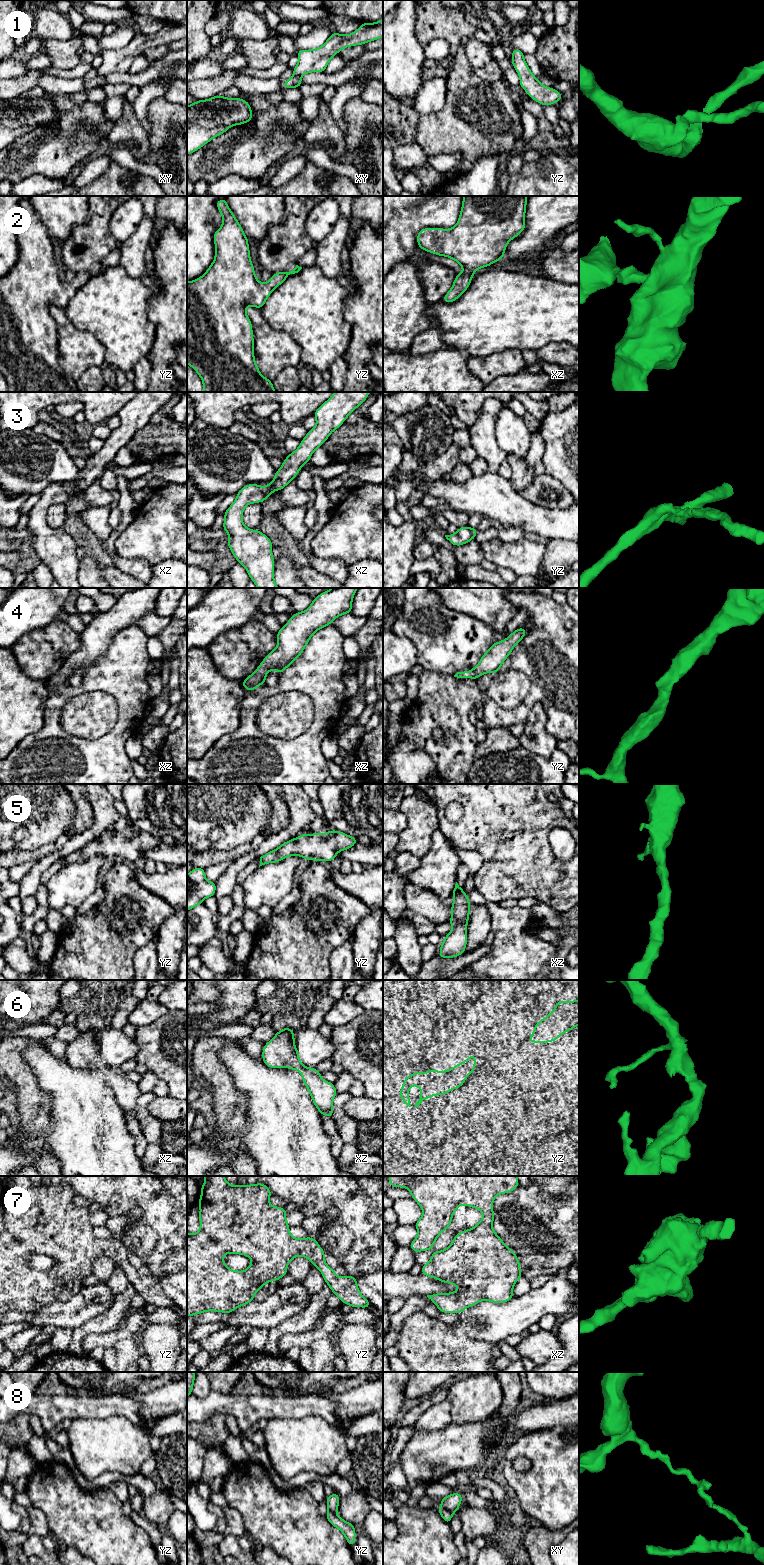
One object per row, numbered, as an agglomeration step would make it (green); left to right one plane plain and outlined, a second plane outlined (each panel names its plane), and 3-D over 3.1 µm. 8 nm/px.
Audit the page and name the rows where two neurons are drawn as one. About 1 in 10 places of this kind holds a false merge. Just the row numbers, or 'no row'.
8

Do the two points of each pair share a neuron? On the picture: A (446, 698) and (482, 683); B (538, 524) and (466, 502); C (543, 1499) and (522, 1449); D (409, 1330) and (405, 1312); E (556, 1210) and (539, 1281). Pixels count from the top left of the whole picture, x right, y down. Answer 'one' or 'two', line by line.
A: two
B: one
C: one
D: two
E: two

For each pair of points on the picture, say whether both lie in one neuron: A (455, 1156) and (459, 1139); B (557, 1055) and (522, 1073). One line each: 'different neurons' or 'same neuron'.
A: same neuron
B: same neuron

